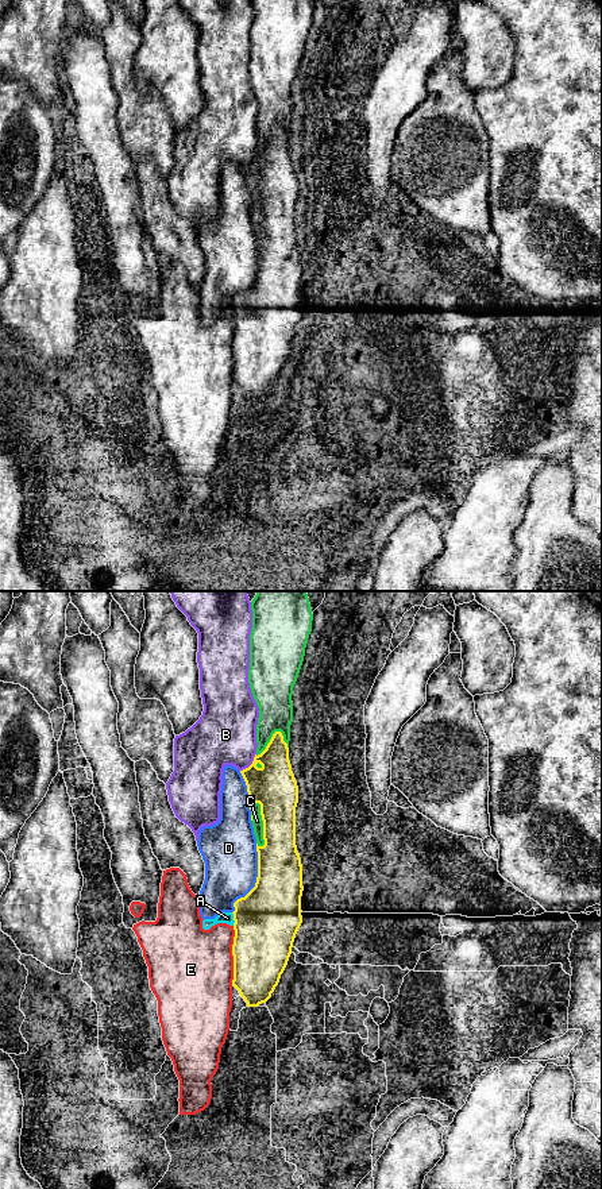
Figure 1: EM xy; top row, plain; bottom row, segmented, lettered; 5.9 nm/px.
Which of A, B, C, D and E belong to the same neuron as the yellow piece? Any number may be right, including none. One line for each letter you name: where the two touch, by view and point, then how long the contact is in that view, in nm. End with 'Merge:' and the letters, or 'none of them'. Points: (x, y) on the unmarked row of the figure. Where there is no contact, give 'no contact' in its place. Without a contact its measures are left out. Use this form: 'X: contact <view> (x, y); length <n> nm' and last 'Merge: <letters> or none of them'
Merge: none of them

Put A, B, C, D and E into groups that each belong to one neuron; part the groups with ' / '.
A D / B / C / E

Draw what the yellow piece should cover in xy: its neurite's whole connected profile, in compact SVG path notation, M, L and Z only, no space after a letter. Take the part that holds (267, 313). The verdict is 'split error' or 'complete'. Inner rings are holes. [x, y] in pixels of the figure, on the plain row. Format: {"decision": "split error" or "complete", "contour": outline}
{"decision": "complete", "contour": "M275 127L261 150L255 150L252 159L240 166L248 188L250 205L255 198L261 200L261 211L263 216L263 235L265 240L256 239L258 247L258 273L255 282L244 292L234 298L234 375L240 391L247 398L247 402L258 402L266 398L275 382L279 378L289 352L292 350L296 329L302 319L301 312L301 292L302 292L302 260L296 242L296 202L298 198L298 182L292 167L289 157L289 143L283 136L281 127Z"}

